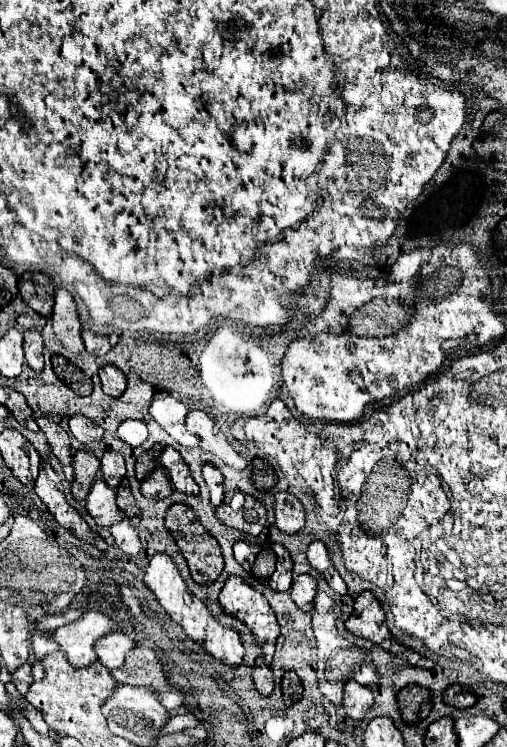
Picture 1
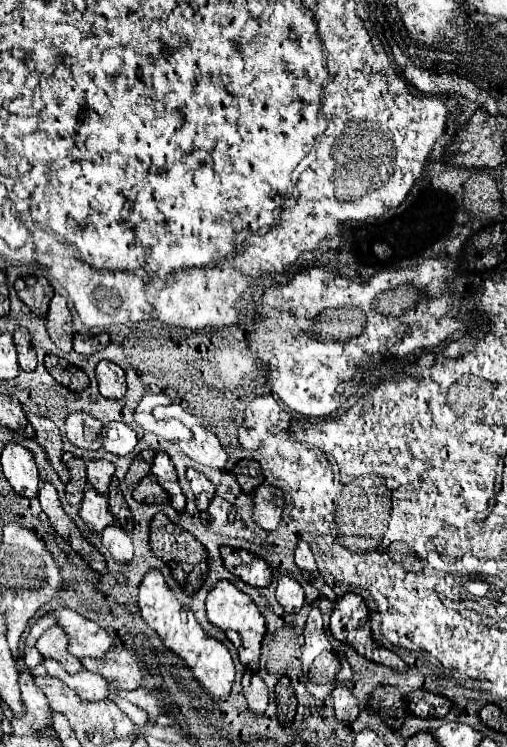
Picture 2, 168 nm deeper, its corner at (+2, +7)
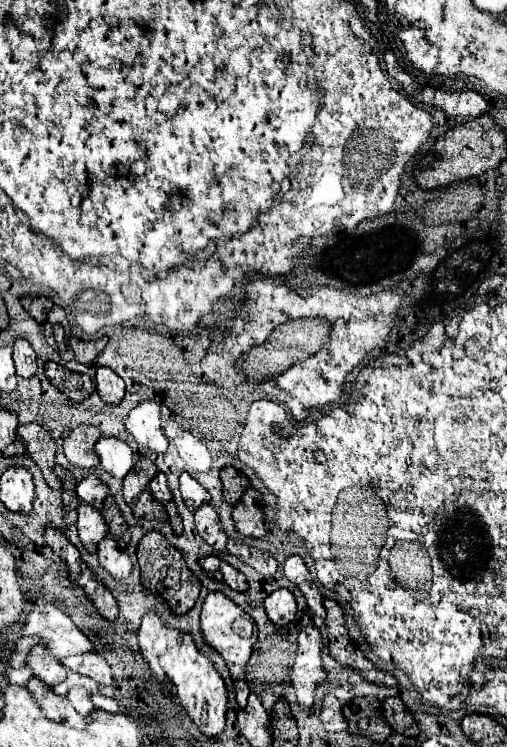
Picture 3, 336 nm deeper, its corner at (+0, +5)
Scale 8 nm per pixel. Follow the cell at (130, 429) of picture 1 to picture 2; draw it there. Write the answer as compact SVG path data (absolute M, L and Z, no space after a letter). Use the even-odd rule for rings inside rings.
M109 422L101 430L101 438L103 438L103 448L107 452L121 454L121 456L133 452L137 444L137 432L125 422Z

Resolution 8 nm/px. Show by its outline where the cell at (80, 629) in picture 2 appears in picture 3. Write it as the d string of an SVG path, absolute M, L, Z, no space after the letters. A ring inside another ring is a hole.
M35 604L27 612L21 636L39 636L55 658L67 658L93 650L87 636L73 626L71 618L53 604Z

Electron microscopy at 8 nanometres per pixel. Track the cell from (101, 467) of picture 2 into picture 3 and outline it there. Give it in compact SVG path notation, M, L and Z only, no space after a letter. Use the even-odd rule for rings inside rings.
M89 474L77 486L77 496L79 496L81 502L85 502L85 504L93 506L95 510L99 510L103 500L105 500L105 496L107 496L107 486L101 484L93 474Z

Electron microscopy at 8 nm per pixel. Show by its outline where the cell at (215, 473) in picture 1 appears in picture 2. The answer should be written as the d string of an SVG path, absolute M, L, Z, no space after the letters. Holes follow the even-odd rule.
M193 468L187 470L187 478L189 478L191 488L193 488L195 496L197 496L197 508L203 512L205 508L209 508L209 504L211 504L211 500L215 496L215 486L205 474L201 474L199 470L193 470Z

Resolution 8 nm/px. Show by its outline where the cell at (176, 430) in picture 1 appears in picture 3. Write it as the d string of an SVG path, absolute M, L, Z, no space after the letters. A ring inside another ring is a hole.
M147 400L137 404L129 418L125 420L127 434L133 436L137 444L149 446L153 452L165 452L167 450L167 438L161 430L161 418L159 418L159 404L155 400Z

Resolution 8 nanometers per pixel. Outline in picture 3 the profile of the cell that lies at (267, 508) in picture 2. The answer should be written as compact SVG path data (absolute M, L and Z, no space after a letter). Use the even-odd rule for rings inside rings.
M247 488L243 496L239 498L237 506L233 508L233 522L239 534L263 538L265 526L263 526L263 512L259 506L259 492L253 488Z

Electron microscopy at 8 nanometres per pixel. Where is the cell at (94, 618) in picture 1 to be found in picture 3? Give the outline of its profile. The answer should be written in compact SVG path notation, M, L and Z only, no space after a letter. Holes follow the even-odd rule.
M37 644L29 654L27 654L27 666L33 670L33 674L45 682L49 688L55 684L63 682L67 676L67 670L61 666L61 662L43 646Z

